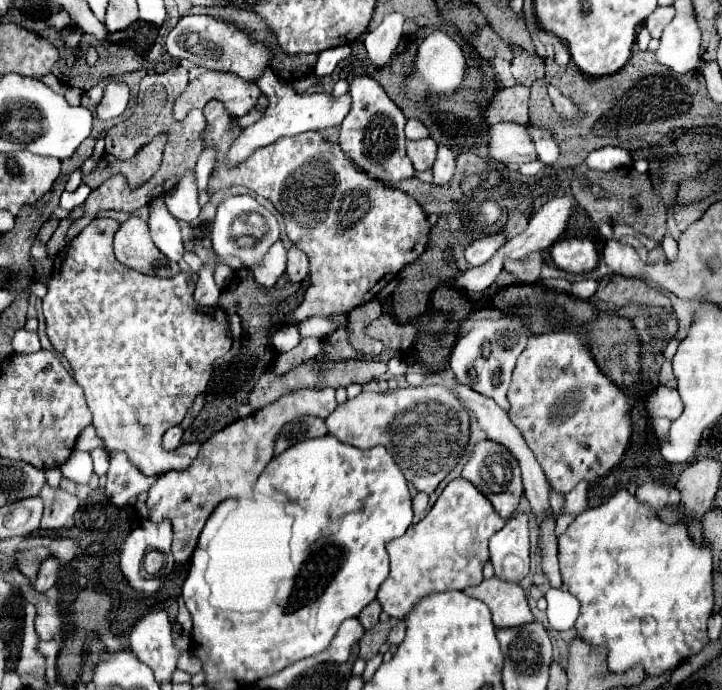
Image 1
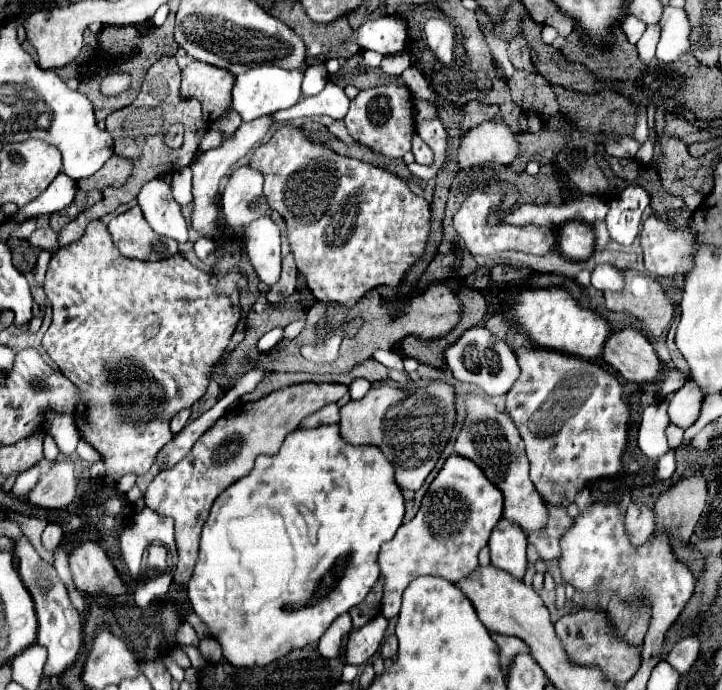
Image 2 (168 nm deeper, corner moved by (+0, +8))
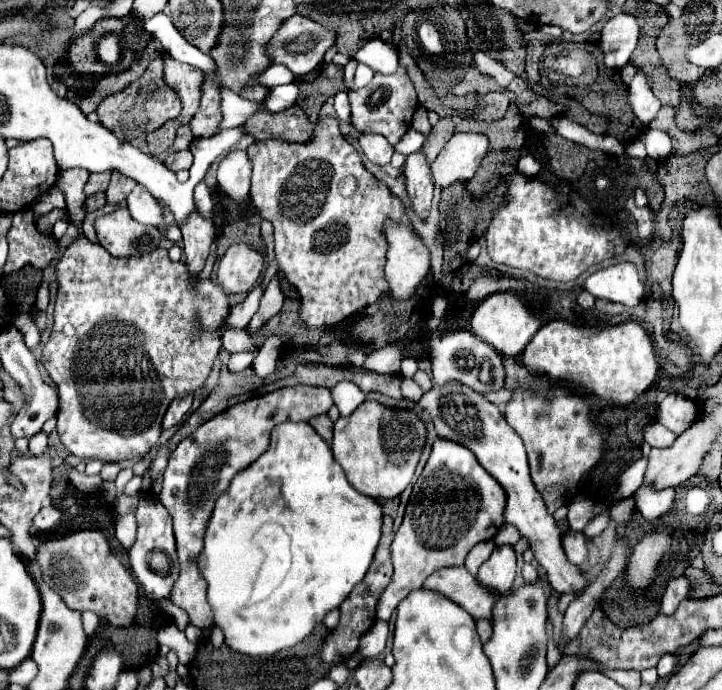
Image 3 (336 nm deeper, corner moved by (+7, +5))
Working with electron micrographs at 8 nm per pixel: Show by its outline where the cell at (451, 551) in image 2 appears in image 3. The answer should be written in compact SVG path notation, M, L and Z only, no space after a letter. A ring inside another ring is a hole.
M437 437L425 469L413 485L403 523L391 545L395 573L379 599L377 619L389 621L399 601L411 591L421 589L423 581L437 569L463 565L467 553L477 543L497 535L503 525L503 511L505 491L477 463L477 457L467 447L461 447L461 443Z

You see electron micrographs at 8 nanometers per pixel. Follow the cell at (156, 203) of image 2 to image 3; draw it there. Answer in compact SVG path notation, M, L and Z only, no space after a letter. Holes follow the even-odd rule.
M137 185L127 197L127 205L129 205L129 213L135 221L139 221L143 225L153 225L153 227L163 223L161 205L145 187Z

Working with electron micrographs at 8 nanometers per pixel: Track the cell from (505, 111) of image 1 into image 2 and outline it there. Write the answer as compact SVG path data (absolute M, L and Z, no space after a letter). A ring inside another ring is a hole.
M480 98L470 100L464 108L464 116L462 116L462 128L470 130L474 126L478 126L484 120L492 120L498 114L498 106L492 104L484 104Z

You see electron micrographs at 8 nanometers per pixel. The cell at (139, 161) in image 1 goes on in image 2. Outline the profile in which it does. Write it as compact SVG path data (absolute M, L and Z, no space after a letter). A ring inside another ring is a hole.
M112 156L102 168L100 172L92 174L90 178L80 178L78 180L78 188L80 190L102 190L106 186L122 186L128 182L130 174L132 174L134 164L128 158L120 158L120 156Z

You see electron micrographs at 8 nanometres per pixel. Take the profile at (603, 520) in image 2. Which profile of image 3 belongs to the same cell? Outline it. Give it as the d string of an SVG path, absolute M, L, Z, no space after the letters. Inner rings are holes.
M687 577L673 579L665 589L665 595L661 601L661 613L671 615L679 607L679 603L689 595L689 589L691 589L691 583Z

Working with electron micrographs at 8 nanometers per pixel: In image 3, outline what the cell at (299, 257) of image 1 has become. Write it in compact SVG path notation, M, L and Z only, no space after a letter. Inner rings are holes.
M277 277L269 283L269 287L265 289L265 293L263 293L263 297L261 297L261 305L259 305L259 309L257 309L257 313L253 315L253 319L251 319L251 323L247 325L247 333L253 333L253 331L257 331L261 325L265 325L273 315L277 315L279 311L281 311L281 307L283 307L283 293L281 293L281 289L279 289L279 281L277 281Z

